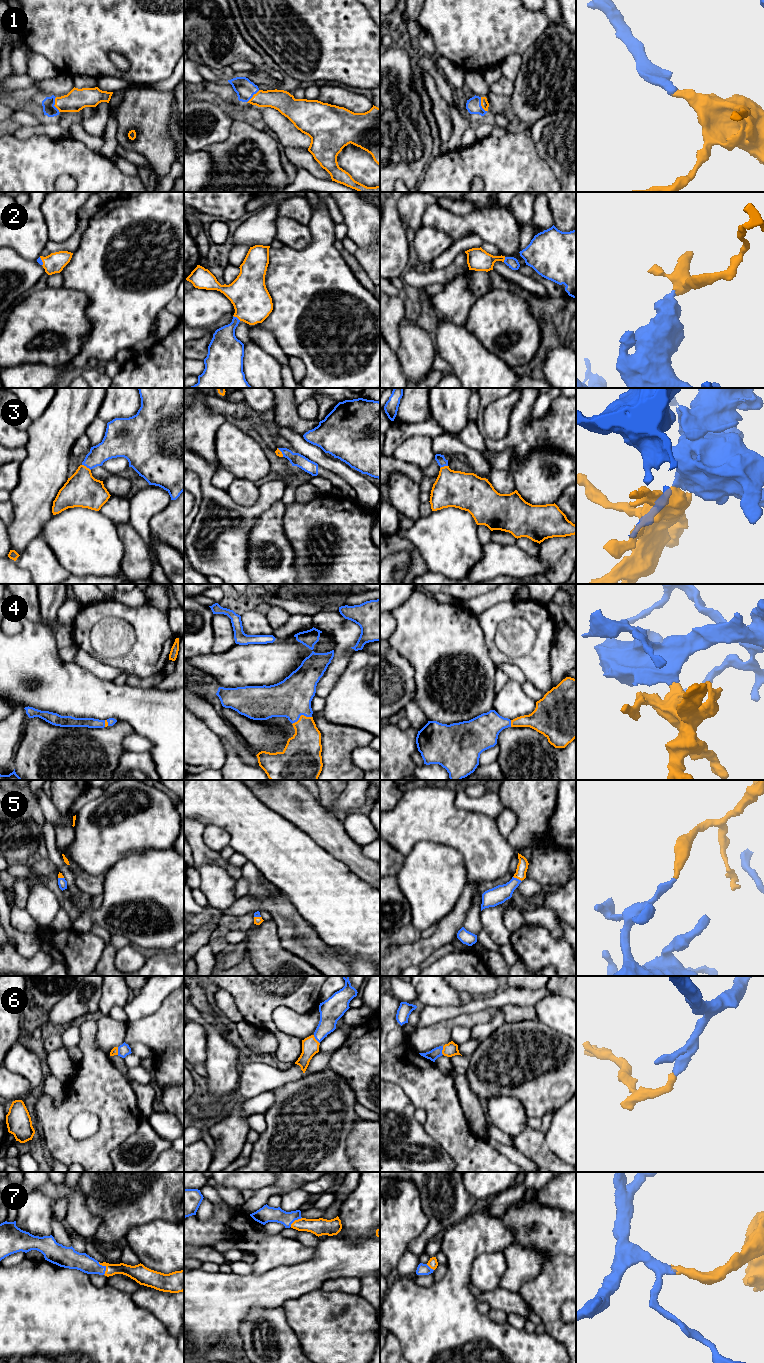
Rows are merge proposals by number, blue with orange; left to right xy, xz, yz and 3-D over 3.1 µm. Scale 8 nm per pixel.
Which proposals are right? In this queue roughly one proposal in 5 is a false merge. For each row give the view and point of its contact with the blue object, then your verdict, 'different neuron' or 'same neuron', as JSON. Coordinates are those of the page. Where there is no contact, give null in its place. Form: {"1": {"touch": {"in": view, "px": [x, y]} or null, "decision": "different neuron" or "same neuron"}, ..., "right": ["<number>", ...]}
{"1": {"touch": {"in": "xy", "px": [54, 104]}, "decision": "same neuron"}, "2": {"touch": {"in": "xz", "px": [236, 317]}, "decision": "same neuron"}, "3": {"touch": {"in": "xy", "px": [86, 466]}, "decision": "same neuron"}, "4": {"touch": {"in": "xz", "px": [301, 714]}, "decision": "same neuron"}, "5": {"touch": {"in": "yz", "px": [516, 878]}, "decision": "same neuron"}, "6": {"touch": {"in": "yz", "px": [442, 1049]}, "decision": "same neuron"}, "7": {"touch": {"in": "xy", "px": [105, 1267]}, "decision": "same neuron"}, "right": ["1", "2", "3", "4", "5", "6", "7"]}

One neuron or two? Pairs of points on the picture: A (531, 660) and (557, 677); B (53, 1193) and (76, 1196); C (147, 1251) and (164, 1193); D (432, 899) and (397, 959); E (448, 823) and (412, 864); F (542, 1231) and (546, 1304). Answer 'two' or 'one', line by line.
A: two
B: one
C: two
D: two
E: two
F: one

